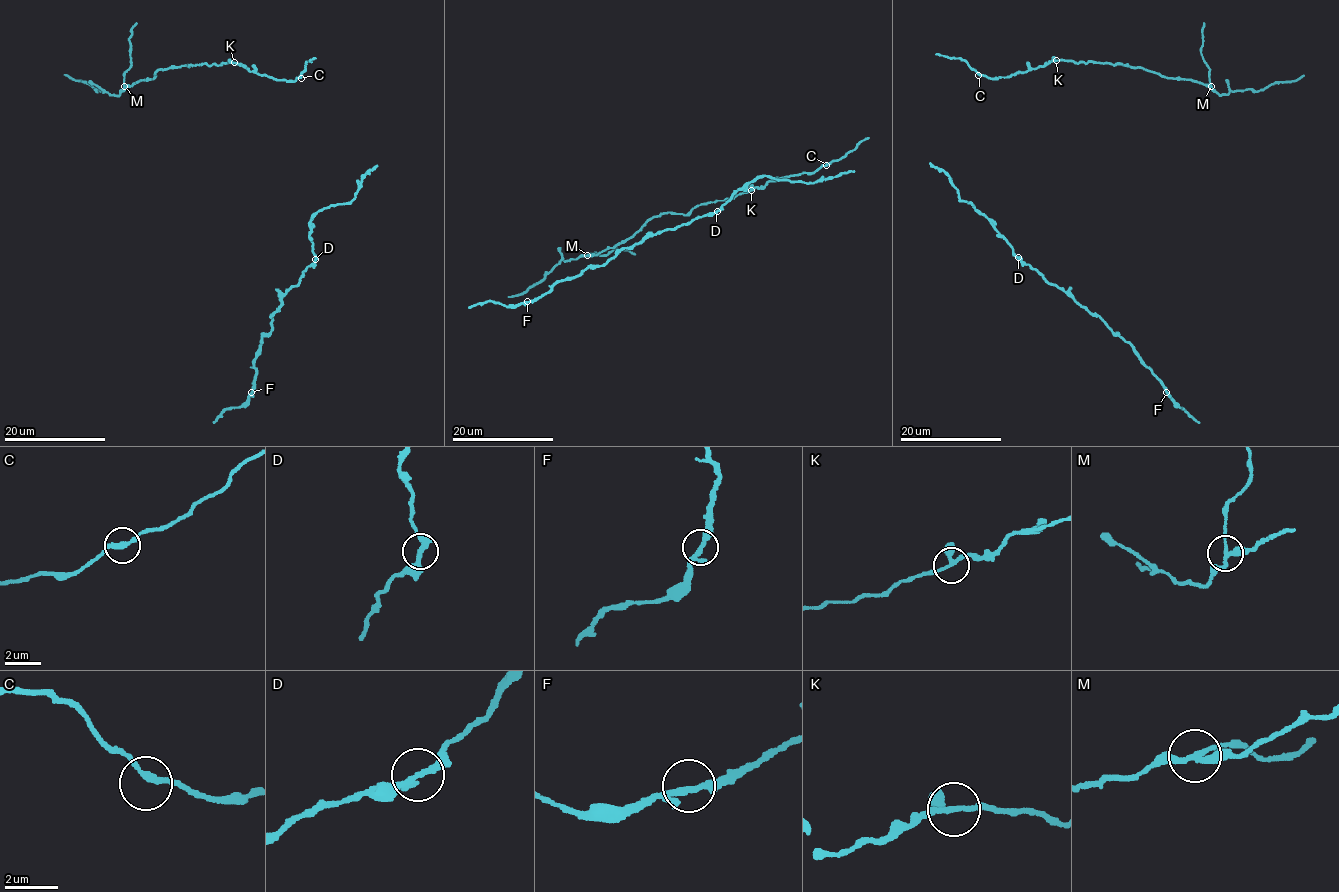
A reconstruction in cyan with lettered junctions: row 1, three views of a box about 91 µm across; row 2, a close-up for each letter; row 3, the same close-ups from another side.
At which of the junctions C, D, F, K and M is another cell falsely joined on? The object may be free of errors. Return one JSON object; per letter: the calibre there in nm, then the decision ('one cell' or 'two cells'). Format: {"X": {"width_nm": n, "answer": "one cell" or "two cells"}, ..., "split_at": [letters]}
{"C": {"width_nm": 240, "answer": "one cell"}, "D": {"width_nm": 240, "answer": "one cell"}, "F": {"width_nm": 200, "answer": "one cell"}, "K": {"width_nm": 200, "answer": "one cell"}, "M": {"width_nm": 200, "answer": "two cells"}, "split_at": ["M"]}

